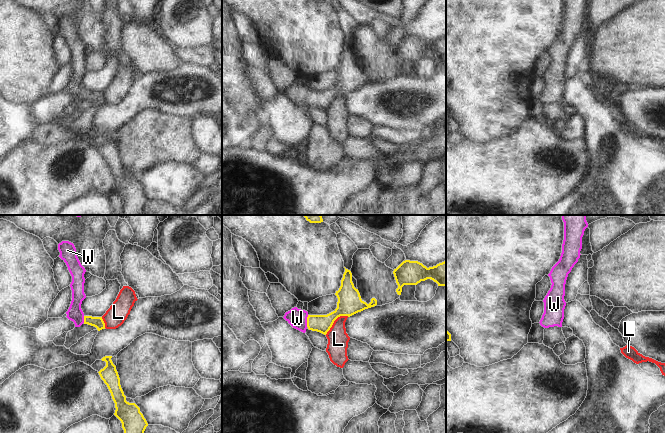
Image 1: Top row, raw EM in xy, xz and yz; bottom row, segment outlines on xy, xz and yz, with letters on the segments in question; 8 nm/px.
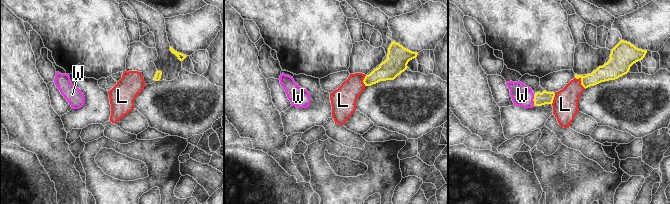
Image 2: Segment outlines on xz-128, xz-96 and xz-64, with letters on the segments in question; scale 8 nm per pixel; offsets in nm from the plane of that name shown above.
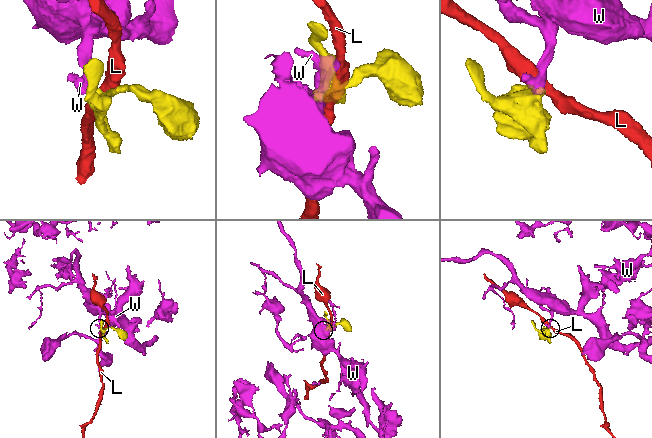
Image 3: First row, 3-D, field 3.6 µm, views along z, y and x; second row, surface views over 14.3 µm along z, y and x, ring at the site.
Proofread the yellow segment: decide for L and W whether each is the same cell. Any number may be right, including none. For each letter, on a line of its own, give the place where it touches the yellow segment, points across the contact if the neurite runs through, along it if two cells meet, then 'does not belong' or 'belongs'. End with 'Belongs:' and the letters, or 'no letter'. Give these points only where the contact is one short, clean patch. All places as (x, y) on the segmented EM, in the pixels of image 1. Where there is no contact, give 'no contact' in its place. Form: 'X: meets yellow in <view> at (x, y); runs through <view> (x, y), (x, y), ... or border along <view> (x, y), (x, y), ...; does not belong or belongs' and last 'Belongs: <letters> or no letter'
L: meets yellow in xz at (334, 320); border along xz (348, 316), (339, 316), (325, 334); does not belong
W: meets yellow in xz at (307, 321); runs through xz (321, 323), (307, 321), (297, 318); belongs
Belongs: W

